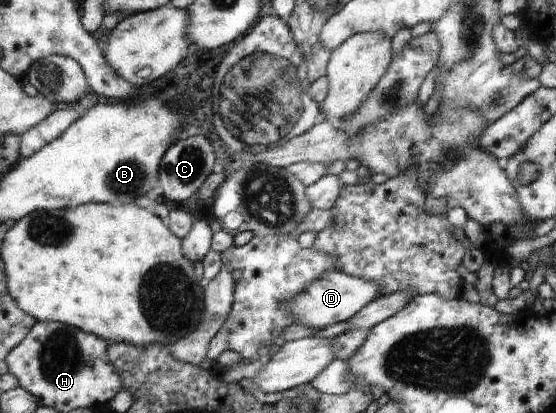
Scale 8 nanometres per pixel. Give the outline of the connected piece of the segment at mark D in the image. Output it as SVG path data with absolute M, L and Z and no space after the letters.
M339 270L327 271L322 277L315 279L301 295L295 297L291 311L293 311L295 323L320 330L351 319L357 311L361 311L377 296L379 296L379 285L375 285L373 281L365 281L363 278L353 277Z

